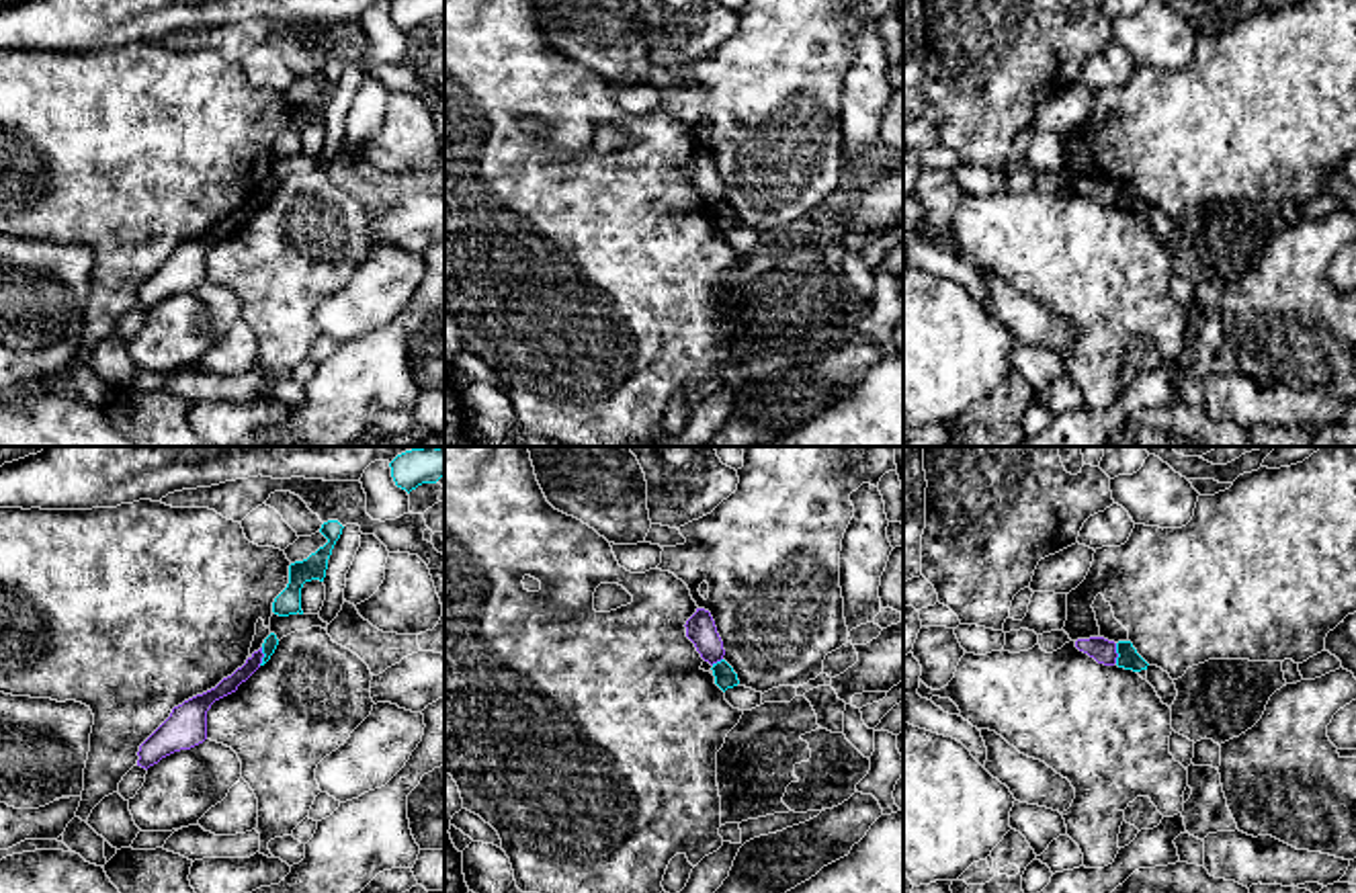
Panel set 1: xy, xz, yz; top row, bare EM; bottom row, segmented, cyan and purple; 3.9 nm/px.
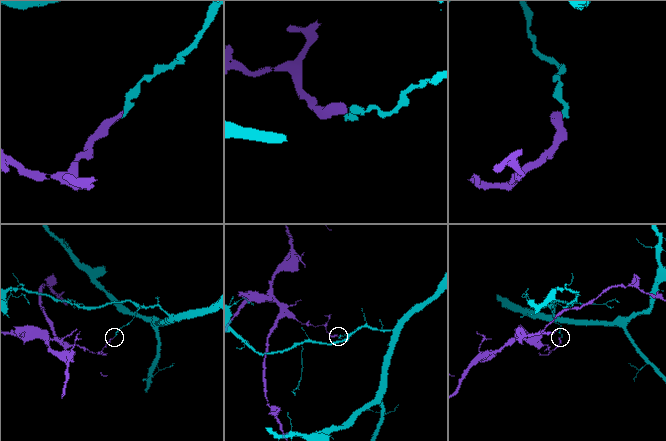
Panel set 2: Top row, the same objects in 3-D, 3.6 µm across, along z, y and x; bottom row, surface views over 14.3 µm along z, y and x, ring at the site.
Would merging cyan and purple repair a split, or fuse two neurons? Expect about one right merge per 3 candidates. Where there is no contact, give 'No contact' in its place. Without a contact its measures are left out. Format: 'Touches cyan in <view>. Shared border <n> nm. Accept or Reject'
Touches cyan in yz. Shared border 80 nm. Reject

